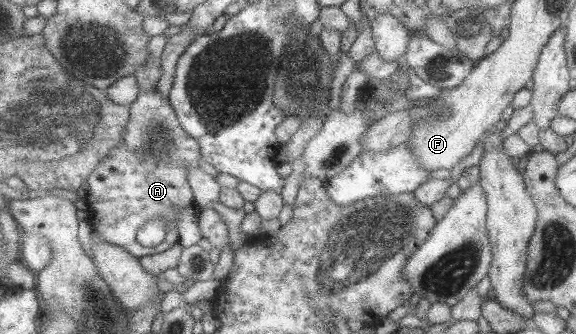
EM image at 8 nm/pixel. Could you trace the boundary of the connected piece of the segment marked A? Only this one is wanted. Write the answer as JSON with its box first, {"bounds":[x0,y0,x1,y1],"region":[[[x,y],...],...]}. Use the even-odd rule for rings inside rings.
{"bounds":[86,87,201,258],"region":[[[158,87],[153,91],[142,91],[138,100],[130,105],[131,117],[127,124],[126,135],[124,135],[124,145],[120,145],[111,152],[110,157],[98,169],[95,169],[88,181],[89,189],[86,196],[88,214],[90,218],[90,234],[97,233],[99,240],[121,246],[127,249],[137,258],[164,253],[171,247],[179,243],[179,219],[181,211],[187,204],[195,207],[195,191],[187,177],[188,169],[191,166],[199,165],[201,159],[201,146],[199,142],[181,127],[177,119],[176,111],[171,107],[170,99],[165,99],[158,91]],[[151,219],[163,219],[167,227],[167,238],[159,248],[147,248],[138,242],[139,229]]]}

